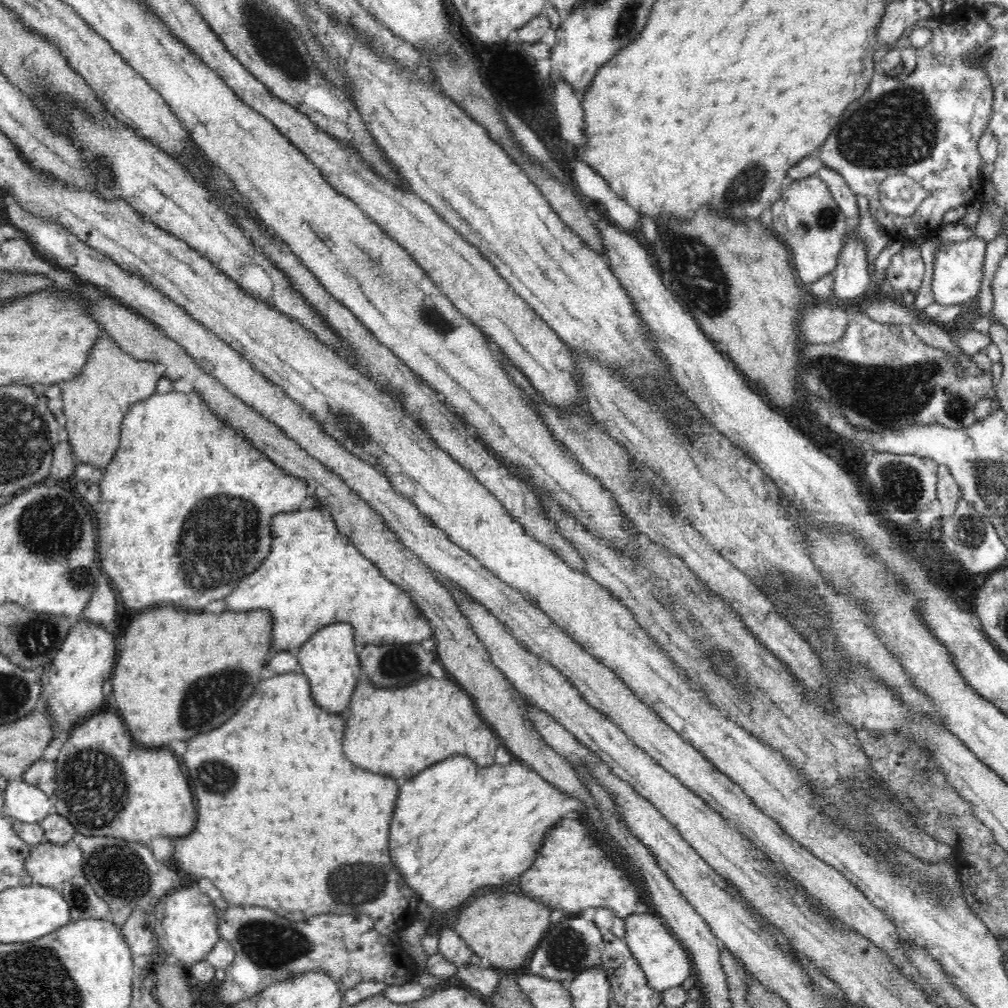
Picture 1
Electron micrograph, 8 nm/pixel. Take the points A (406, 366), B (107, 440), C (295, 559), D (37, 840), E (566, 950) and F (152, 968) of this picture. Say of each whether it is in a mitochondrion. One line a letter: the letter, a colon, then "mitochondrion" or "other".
A: other
B: other
C: other
D: other
E: mitochondrion
F: other

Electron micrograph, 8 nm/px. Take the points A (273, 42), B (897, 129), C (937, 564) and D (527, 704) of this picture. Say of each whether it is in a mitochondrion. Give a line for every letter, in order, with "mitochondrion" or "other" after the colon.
A: mitochondrion
B: mitochondrion
C: other
D: other

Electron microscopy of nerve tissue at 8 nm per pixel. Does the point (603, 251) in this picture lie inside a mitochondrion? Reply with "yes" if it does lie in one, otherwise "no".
no

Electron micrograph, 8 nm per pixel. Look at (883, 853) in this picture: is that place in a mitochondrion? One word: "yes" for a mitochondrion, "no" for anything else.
no

